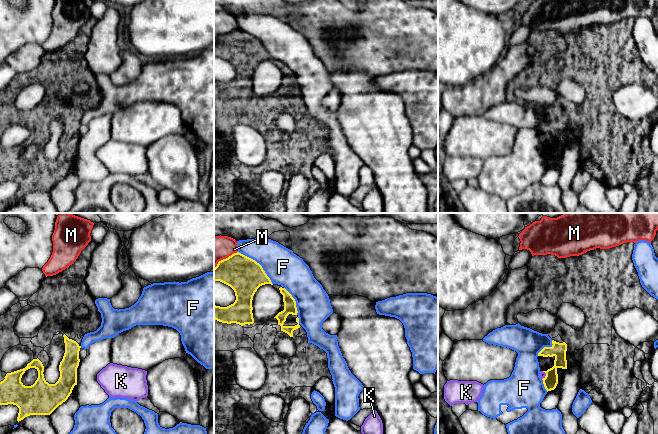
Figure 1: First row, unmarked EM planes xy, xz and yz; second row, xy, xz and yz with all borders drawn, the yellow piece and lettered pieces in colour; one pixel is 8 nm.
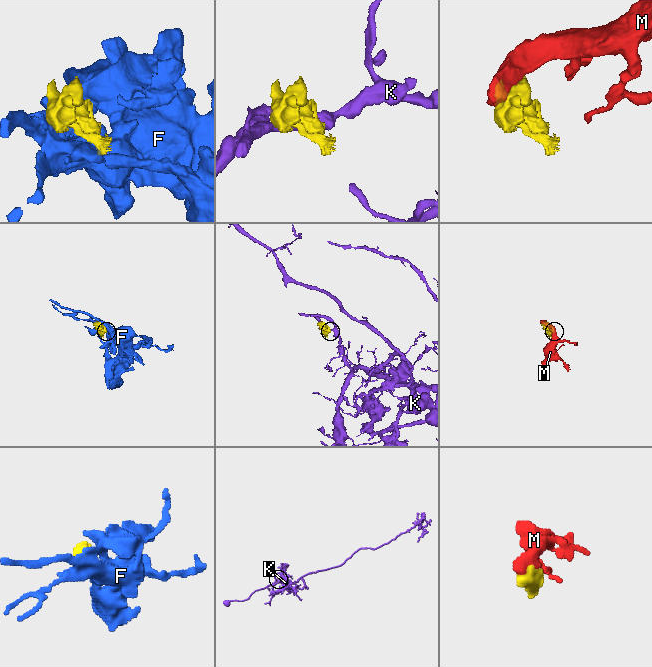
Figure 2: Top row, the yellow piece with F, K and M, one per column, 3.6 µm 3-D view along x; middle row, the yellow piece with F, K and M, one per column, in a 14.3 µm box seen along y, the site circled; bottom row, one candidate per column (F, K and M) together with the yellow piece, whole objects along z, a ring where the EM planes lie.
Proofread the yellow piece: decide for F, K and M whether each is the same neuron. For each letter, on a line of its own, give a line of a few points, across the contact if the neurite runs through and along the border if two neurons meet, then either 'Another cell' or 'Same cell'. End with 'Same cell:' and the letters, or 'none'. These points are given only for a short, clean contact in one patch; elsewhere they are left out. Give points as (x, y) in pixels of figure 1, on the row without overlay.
F: Another cell
K: Another cell
M: Another cell
Same cell: none

